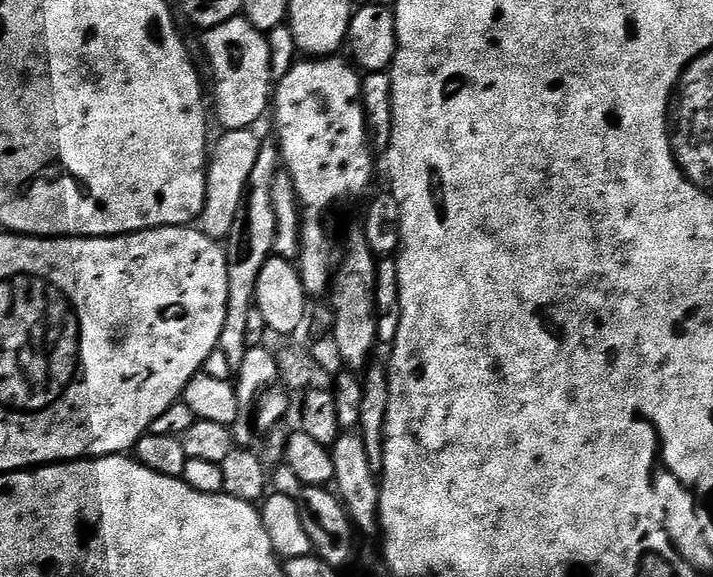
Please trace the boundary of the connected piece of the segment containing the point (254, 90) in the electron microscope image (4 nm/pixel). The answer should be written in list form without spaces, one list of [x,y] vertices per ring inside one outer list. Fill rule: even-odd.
[[[243,15],[235,16],[233,20],[227,20],[222,22],[218,26],[207,29],[202,36],[202,52],[208,55],[208,64],[212,67],[212,80],[216,83],[216,116],[220,119],[221,129],[231,130],[233,128],[252,128],[256,126],[256,123],[264,116],[264,111],[269,111],[270,101],[274,96],[274,81],[272,79],[272,71],[270,70],[270,58],[272,57],[272,51],[268,45],[267,35],[263,32],[259,32],[258,29],[253,26],[251,22],[244,19]]]

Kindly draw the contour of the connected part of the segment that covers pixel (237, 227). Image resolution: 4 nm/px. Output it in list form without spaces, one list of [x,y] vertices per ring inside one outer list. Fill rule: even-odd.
[[[261,143],[258,150],[258,162],[254,162],[254,170],[250,170],[250,182],[246,186],[244,206],[240,210],[240,218],[234,222],[234,230],[230,230],[226,241],[228,253],[228,301],[226,302],[226,326],[222,328],[219,351],[226,354],[226,362],[237,370],[248,350],[248,323],[250,314],[256,303],[256,287],[258,274],[262,274],[262,266],[276,250],[276,215],[274,214],[274,178],[282,171],[280,149],[275,143]]]

